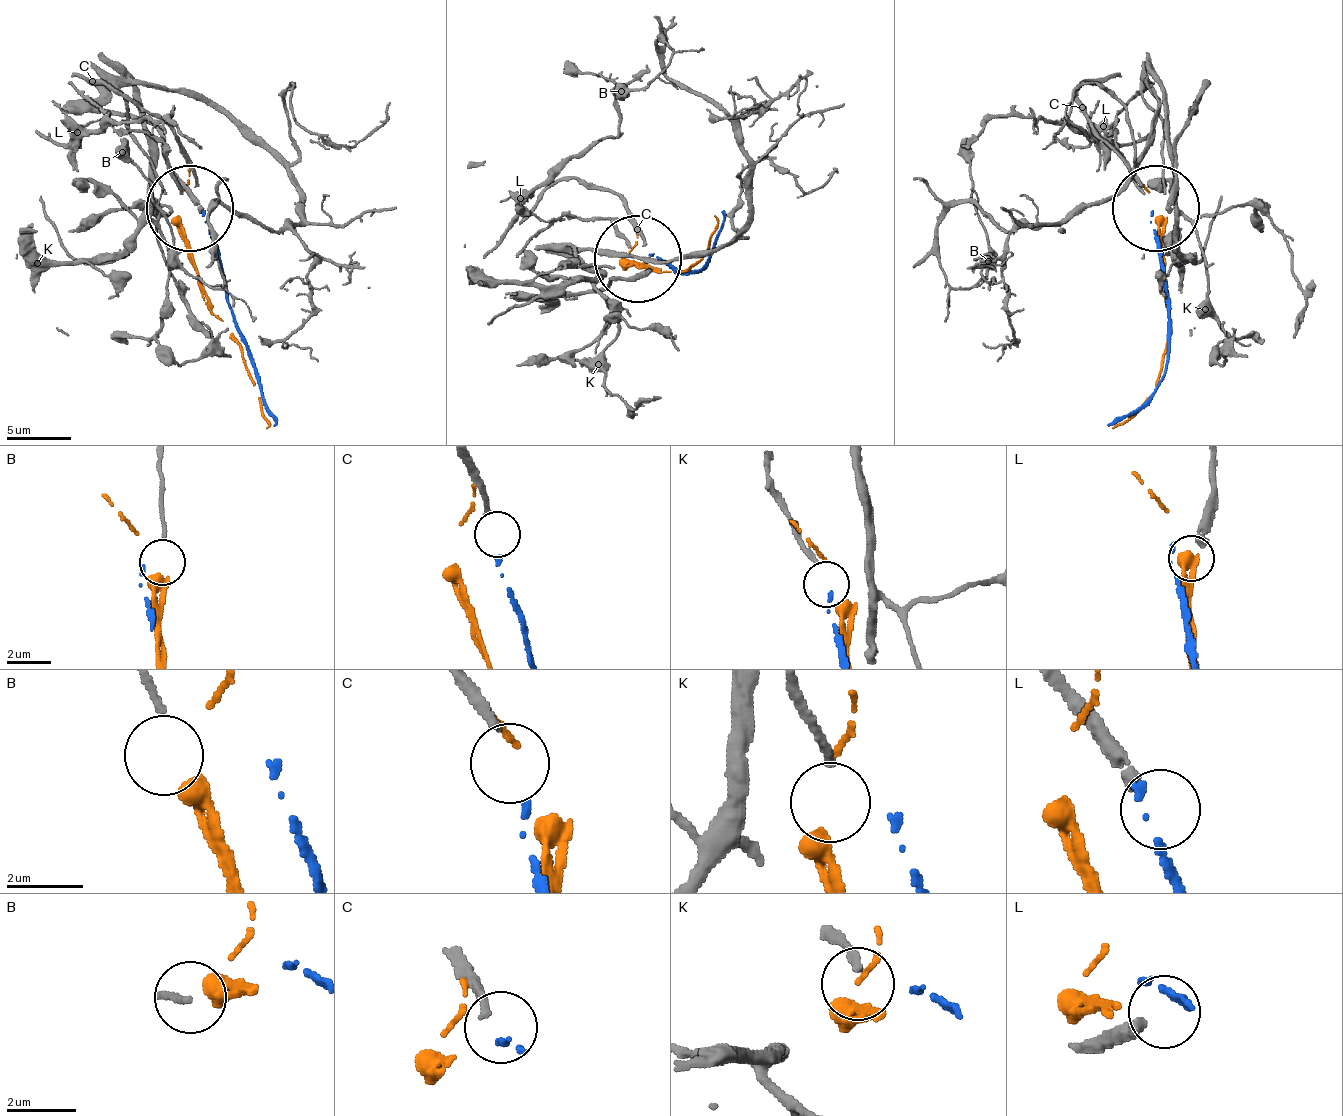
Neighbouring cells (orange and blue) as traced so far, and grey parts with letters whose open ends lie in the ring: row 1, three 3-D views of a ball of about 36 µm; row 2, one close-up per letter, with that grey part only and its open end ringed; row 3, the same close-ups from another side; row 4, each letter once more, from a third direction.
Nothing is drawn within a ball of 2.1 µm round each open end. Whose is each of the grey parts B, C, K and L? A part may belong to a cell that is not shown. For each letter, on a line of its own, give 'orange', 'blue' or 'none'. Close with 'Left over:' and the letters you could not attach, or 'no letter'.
B: orange
C: blue
K: none
L: none
Left over: K, L

